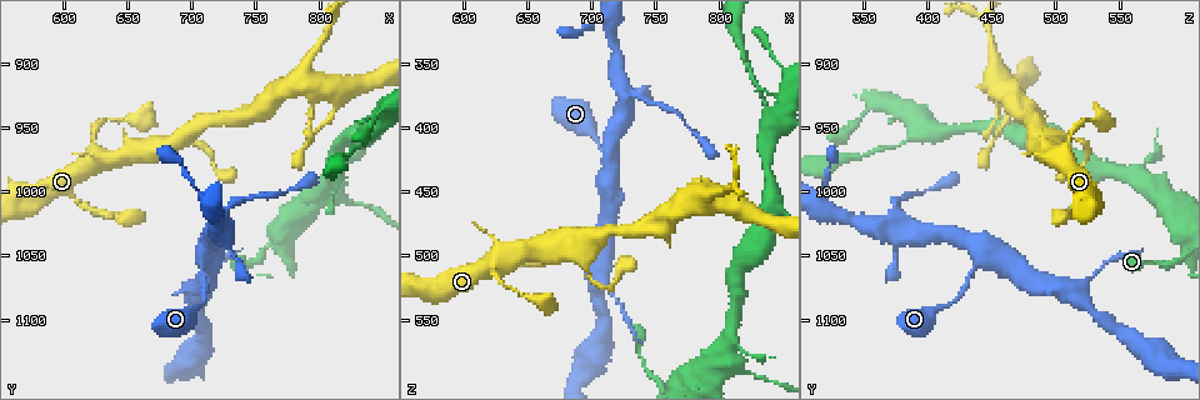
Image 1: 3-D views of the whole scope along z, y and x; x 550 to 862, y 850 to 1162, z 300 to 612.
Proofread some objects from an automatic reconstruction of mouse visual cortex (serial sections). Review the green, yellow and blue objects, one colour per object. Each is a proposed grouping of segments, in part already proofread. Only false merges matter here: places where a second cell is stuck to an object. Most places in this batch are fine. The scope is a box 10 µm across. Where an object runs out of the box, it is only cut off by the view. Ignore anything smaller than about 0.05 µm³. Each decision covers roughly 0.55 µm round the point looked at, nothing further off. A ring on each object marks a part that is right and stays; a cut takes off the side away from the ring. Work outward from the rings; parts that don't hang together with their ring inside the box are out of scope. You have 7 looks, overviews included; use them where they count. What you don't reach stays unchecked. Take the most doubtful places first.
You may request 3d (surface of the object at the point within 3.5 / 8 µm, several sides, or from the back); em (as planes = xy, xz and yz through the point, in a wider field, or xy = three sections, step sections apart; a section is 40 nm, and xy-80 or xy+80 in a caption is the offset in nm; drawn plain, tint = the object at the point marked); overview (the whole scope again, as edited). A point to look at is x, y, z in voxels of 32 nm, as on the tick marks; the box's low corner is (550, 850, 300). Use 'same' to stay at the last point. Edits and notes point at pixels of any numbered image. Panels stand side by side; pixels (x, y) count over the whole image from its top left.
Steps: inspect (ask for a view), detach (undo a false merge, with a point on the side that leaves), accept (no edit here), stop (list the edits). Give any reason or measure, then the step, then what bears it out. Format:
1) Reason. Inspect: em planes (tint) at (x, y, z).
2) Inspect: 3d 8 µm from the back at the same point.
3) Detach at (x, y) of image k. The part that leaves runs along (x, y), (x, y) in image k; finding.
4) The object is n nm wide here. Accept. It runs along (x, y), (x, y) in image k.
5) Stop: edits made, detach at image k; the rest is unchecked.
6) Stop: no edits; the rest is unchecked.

Inspect: 3d 8 µm at (796, 1008, 590).

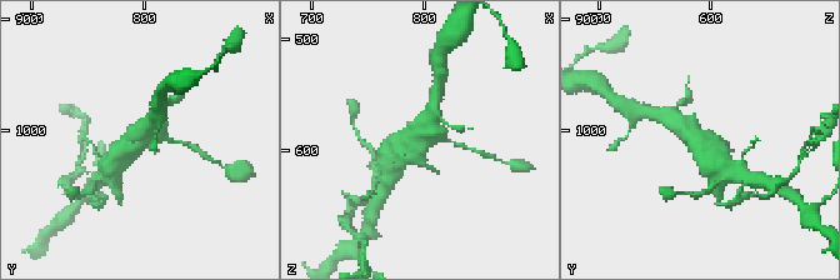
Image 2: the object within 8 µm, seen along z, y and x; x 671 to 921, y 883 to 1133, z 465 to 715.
Zoom in. Inspect: 3d 3.5 µm at the same point.

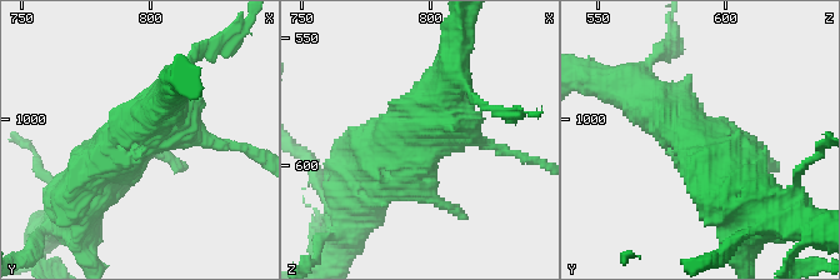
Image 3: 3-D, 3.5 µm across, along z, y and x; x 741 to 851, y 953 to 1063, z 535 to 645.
Now the EM. Inspect: em xy step 2 (tint) at (794, 1008, 590).

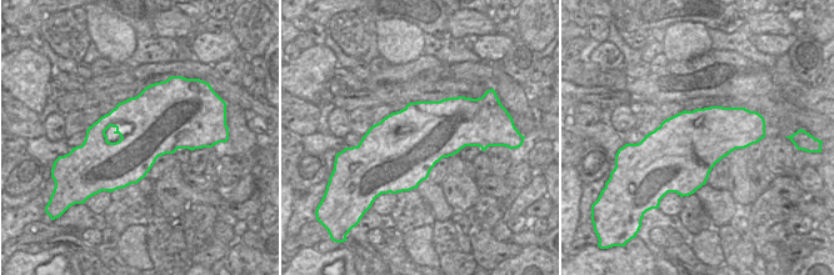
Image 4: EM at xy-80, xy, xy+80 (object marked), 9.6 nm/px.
Accept. It runs along (80, 194), (153, 129), (169, 98) in image 3; all the same cell.

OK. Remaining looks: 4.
Three arms meet. Inspect: 3d 3.5 µm at (840, 952, 394).

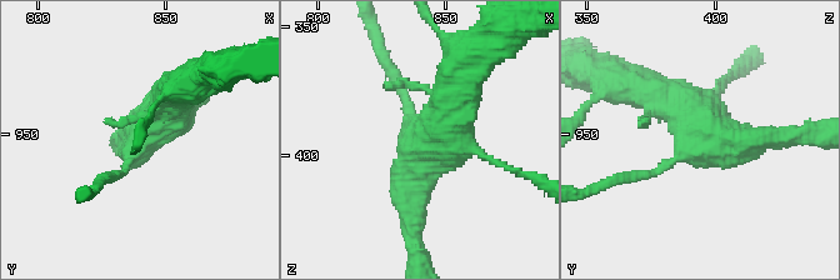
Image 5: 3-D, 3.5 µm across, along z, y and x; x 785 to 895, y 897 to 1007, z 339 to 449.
3 arms meet here; the arms are 150, 300, 500 nm wide; now the EM. Inspect: em xy step 3 (tint) at (839, 954, 396).

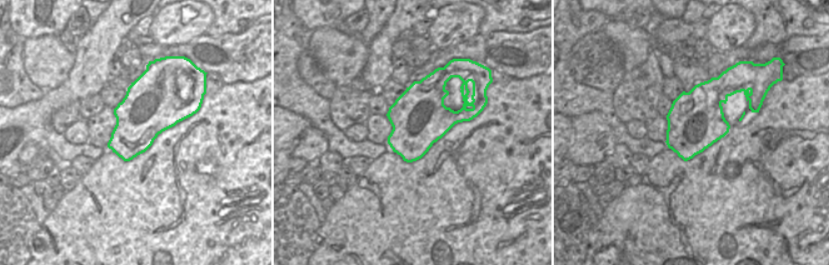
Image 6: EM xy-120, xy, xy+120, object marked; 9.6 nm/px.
The object is 550 nm wide here. Accept. It runs along (413, 230), (416, 146), (455, 99) in image 5; one cell here.

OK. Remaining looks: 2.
Sudden change in width. Inspect: em xy step 2 (tint) at (624, 964, 506).

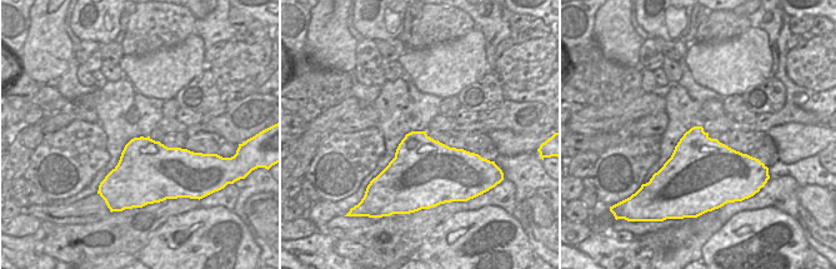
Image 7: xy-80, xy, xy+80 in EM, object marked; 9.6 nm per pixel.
See where the arms go. Inspect: 3d 3.5 µm at the same point.

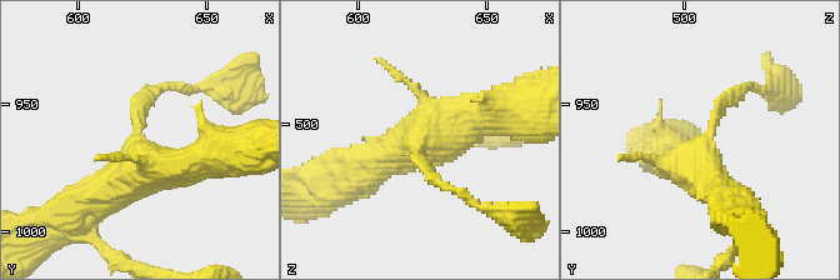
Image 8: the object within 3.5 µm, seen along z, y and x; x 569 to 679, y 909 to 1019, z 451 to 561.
Accept. It runs along (359, 174), (496, 110) in image 8; one cell here.

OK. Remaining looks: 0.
Stop: no edits; the rest is unchecked.

